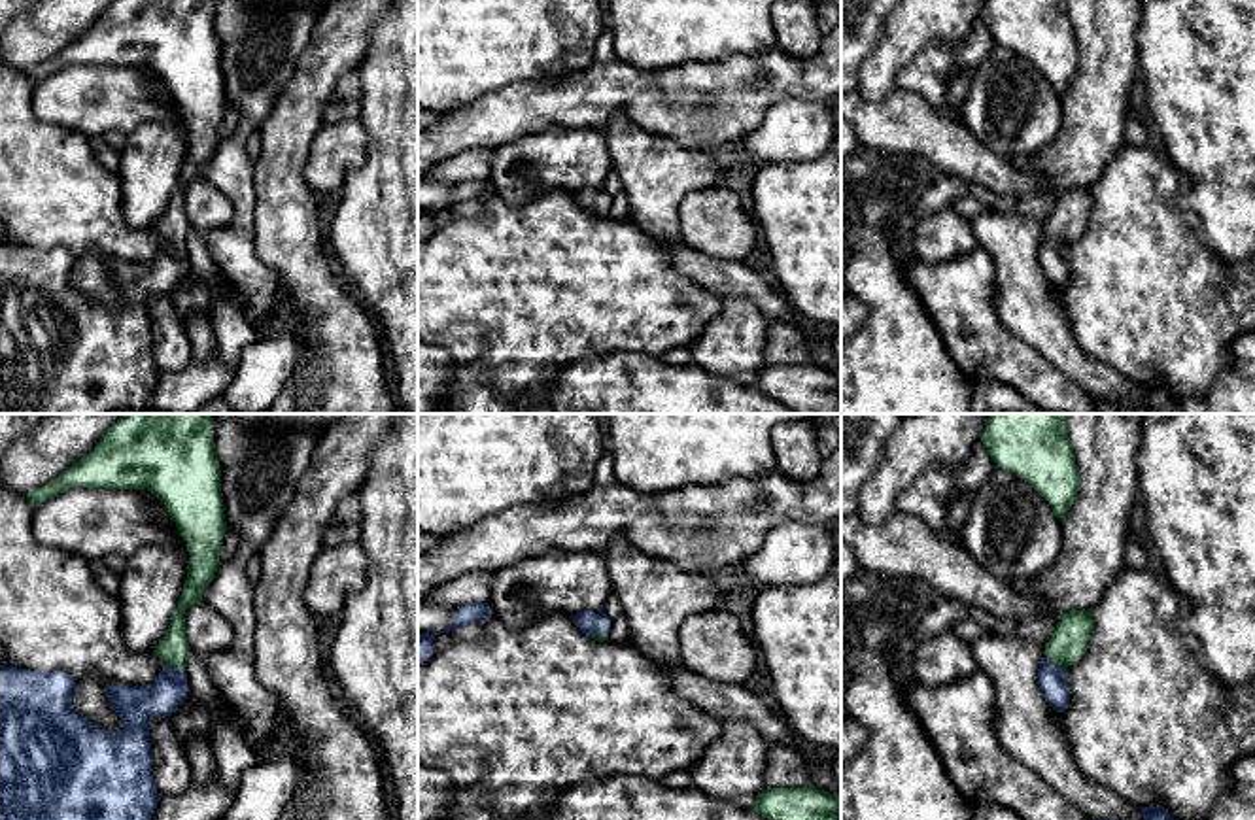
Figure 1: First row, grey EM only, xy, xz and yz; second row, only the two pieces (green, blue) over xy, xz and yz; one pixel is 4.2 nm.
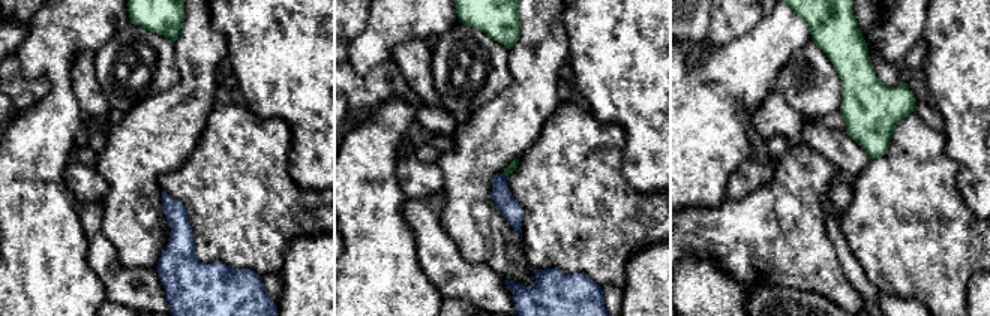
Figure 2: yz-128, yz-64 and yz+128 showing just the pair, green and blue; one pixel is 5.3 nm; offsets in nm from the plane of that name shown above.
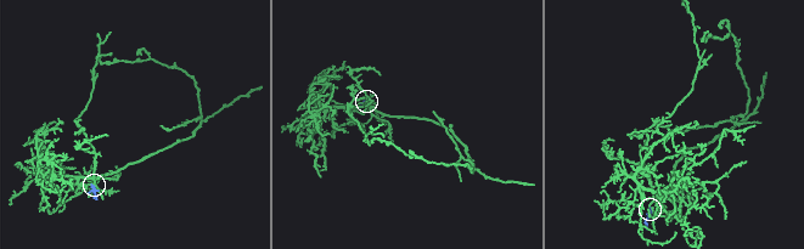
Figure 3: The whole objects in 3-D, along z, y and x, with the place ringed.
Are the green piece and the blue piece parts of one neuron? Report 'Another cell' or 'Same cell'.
Same cell

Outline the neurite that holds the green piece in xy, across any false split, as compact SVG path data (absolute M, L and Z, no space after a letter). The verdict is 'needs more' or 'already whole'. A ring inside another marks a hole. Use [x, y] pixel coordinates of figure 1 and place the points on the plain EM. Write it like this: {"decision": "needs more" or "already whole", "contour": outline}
{"decision": "needs more", "contour": "M113 0L98 21L53 59L28 70L36 85L70 64L147 66L157 74L180 106L189 127L187 155L178 187L166 212L155 223L164 240L151 263L125 263L113 259L106 274L121 295L117 308L106 308L81 295L74 283L76 255L64 248L40 249L0 242L0 414L132 414L151 408L161 370L153 359L153 327L149 299L170 293L191 270L187 259L189 219L185 214L185 187L202 179L202 166L214 157L221 138L225 81L221 70L221 43L215 34L214 0Z"}

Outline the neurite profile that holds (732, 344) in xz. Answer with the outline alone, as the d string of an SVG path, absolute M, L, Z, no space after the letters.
M722 299L720 312L688 346L692 363L711 374L754 385L756 372L765 365L767 325L750 299Z

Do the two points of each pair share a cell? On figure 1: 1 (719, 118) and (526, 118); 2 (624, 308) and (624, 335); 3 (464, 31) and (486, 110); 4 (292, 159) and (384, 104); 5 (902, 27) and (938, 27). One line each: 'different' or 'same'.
1: same
2: same
3: different
4: different
5: same

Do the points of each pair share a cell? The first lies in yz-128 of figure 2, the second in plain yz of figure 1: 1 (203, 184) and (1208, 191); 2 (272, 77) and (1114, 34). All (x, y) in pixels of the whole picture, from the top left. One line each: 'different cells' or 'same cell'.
1: different cells
2: different cells

